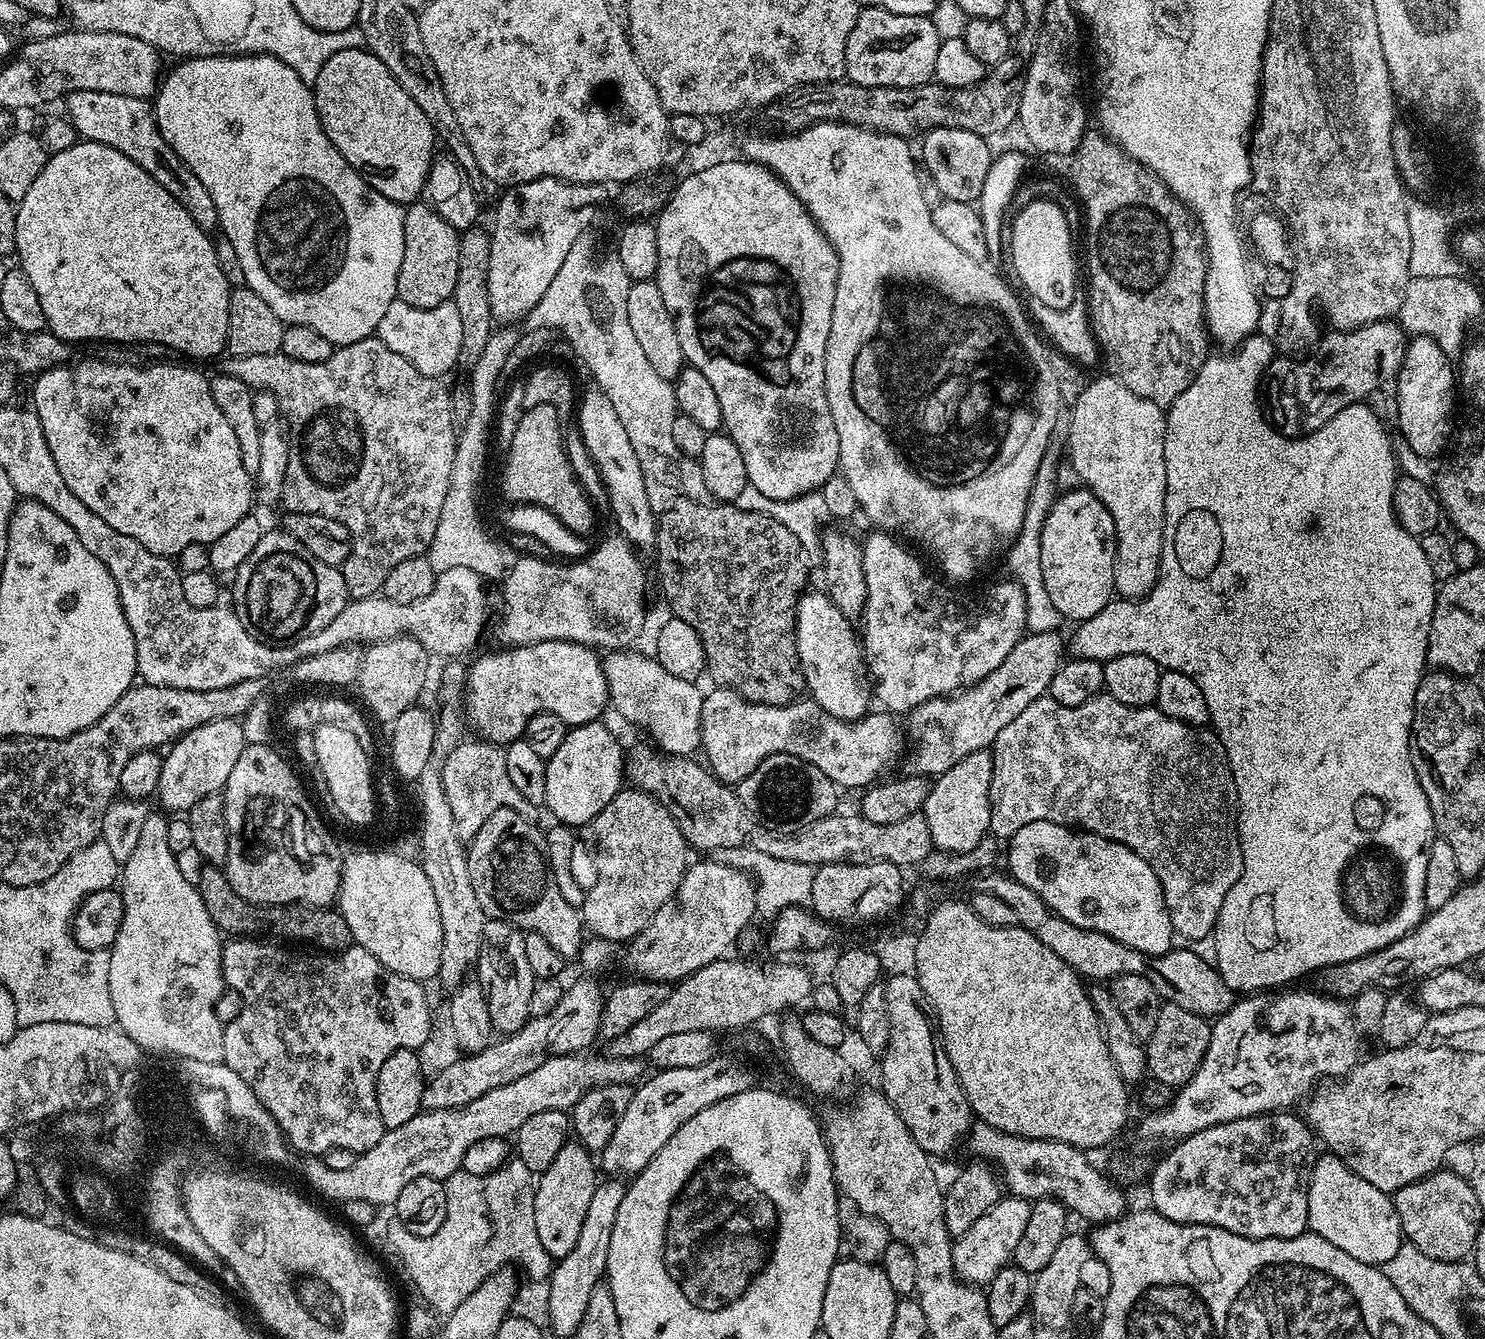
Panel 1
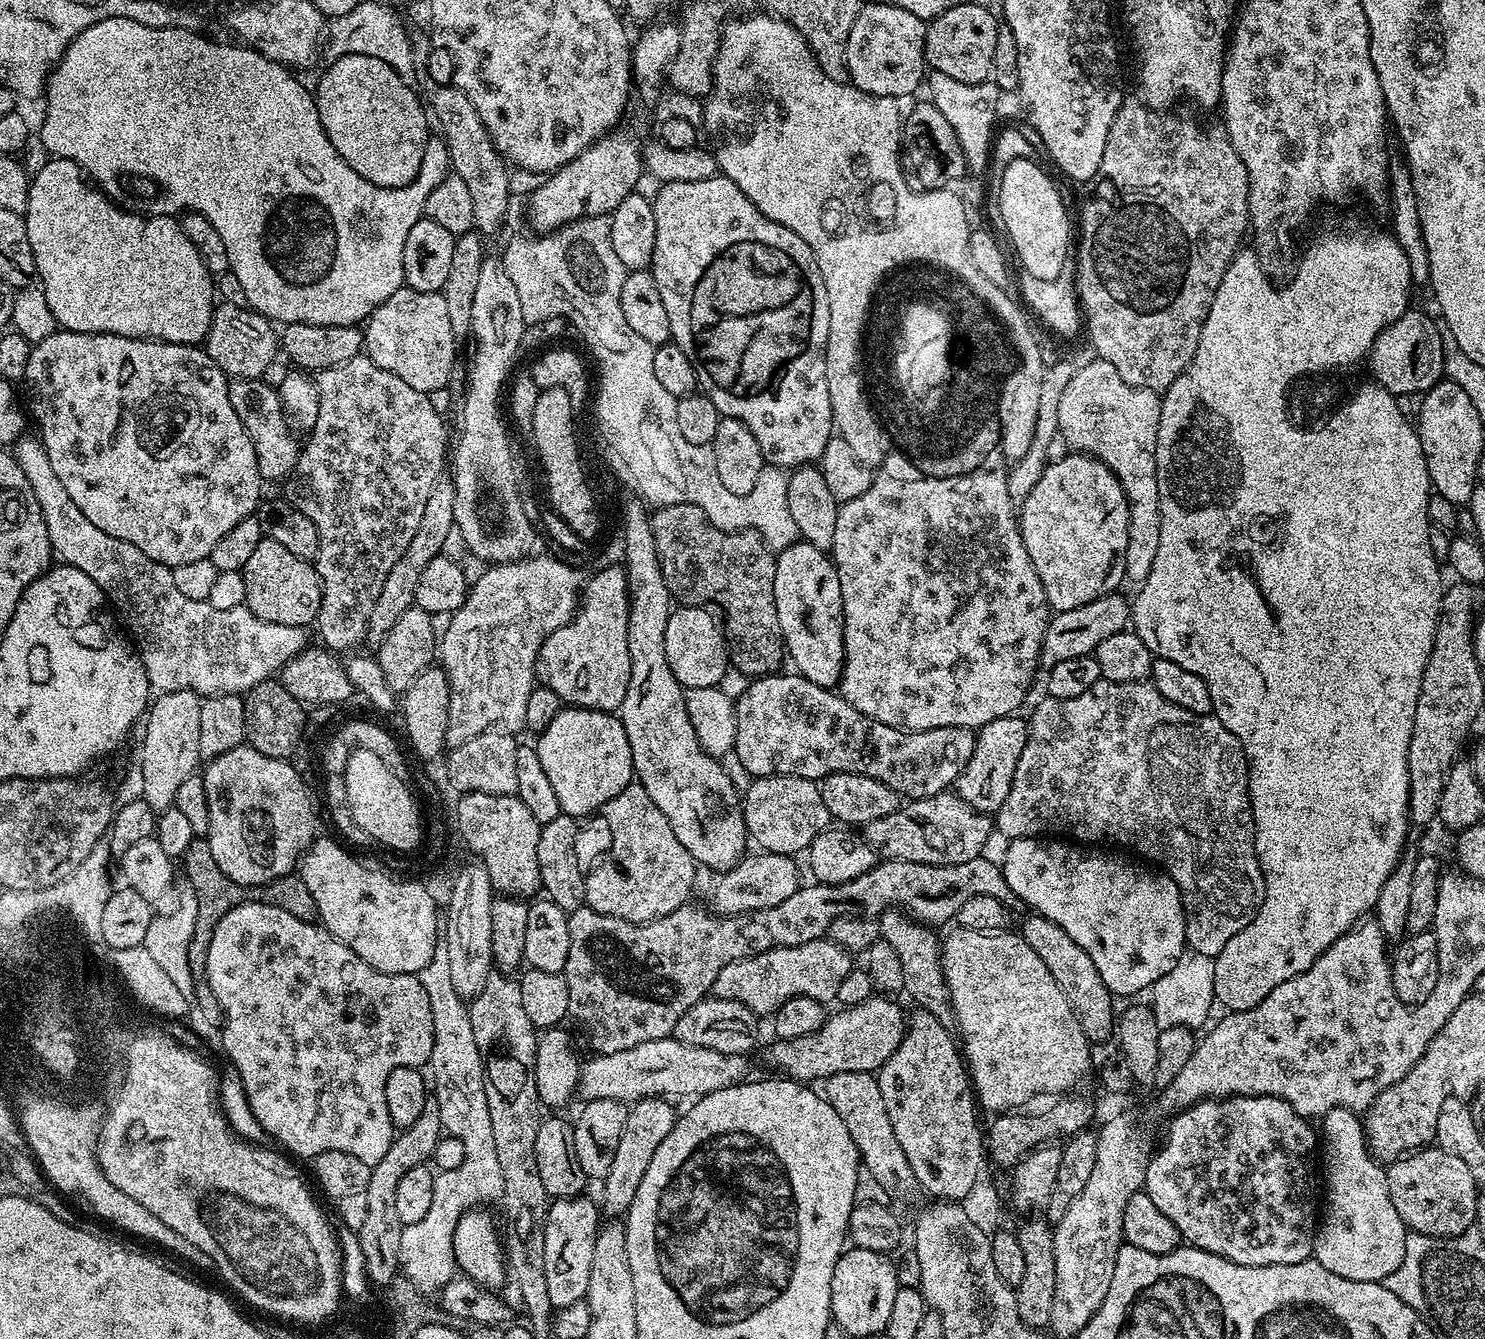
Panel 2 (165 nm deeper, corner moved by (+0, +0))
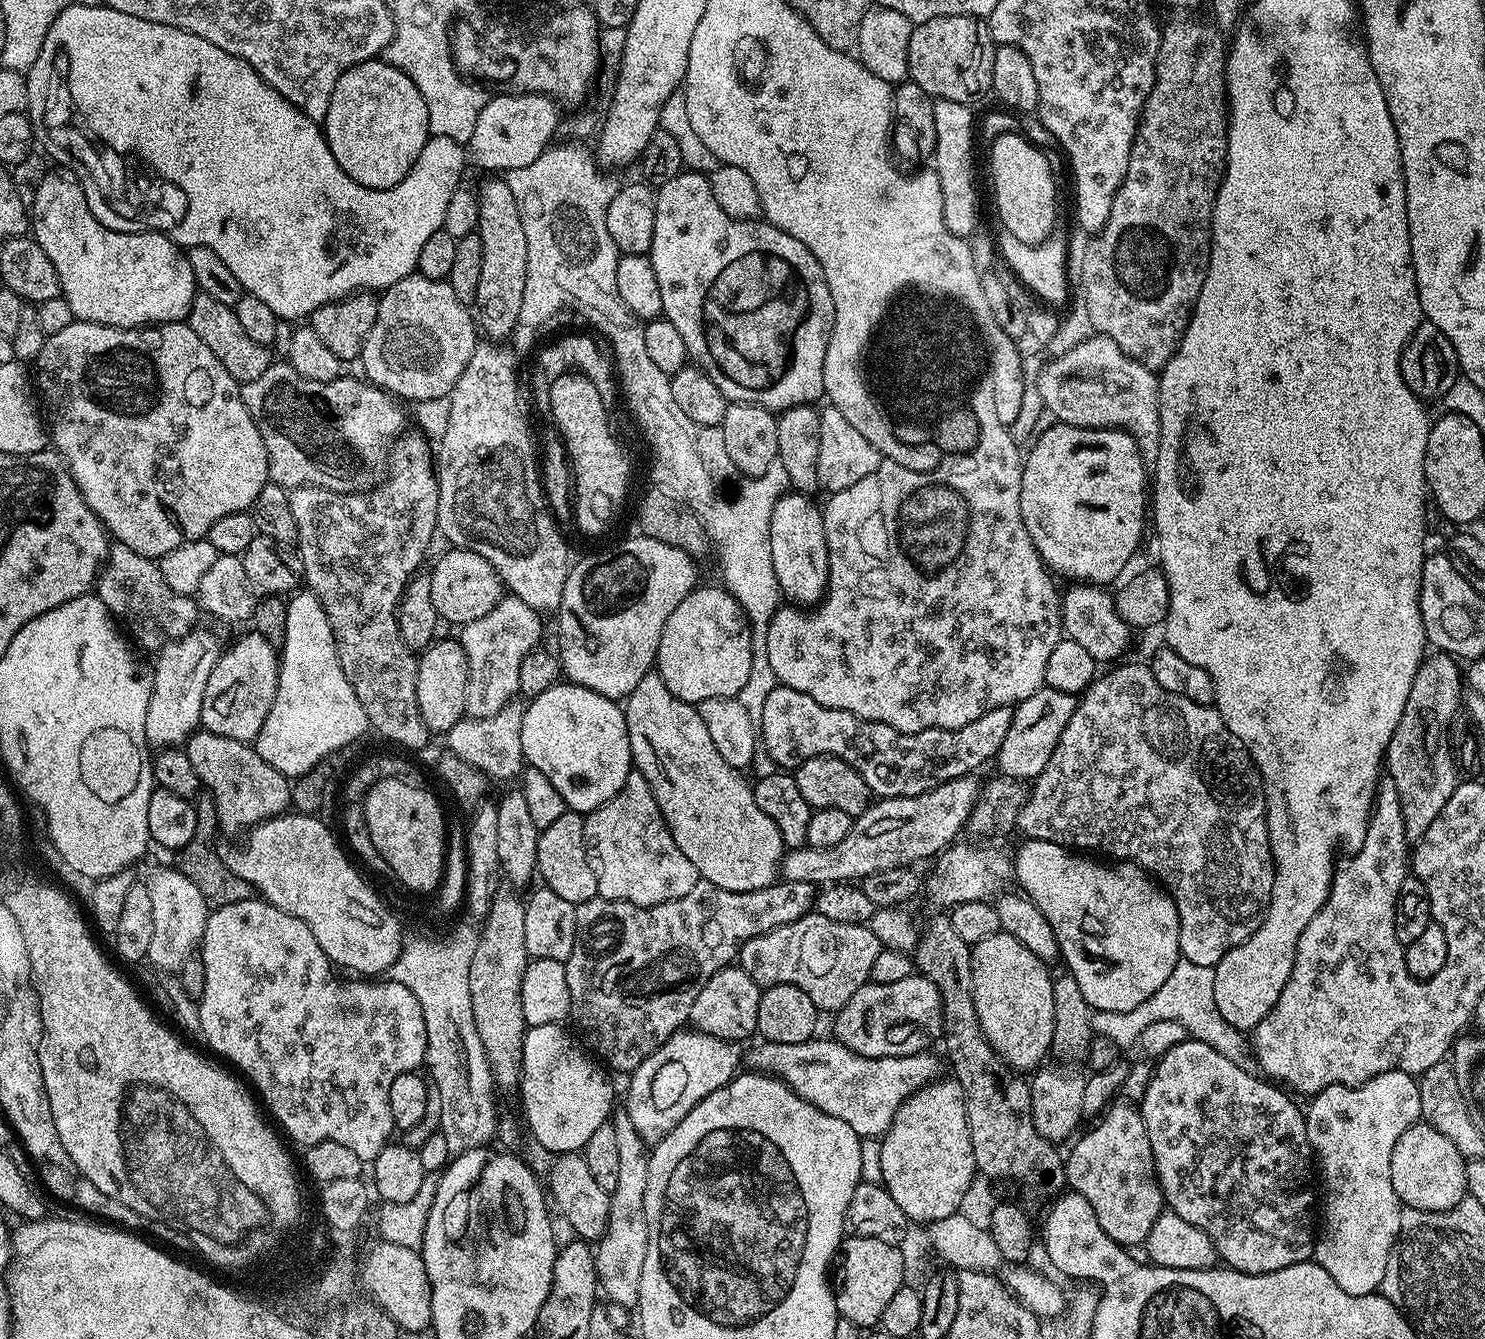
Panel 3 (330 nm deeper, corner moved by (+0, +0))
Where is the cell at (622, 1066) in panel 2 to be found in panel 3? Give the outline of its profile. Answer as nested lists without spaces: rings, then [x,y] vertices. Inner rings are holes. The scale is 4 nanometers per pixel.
[[[813,1038],[806,1042],[782,1042],[770,1044],[757,1043],[757,1048],[747,1049],[746,1064],[749,1069],[777,1076],[783,1084],[788,1085],[806,1102],[810,1102],[818,1110],[830,1114],[834,1118],[842,1118],[850,1130],[854,1130],[861,1138],[880,1138],[894,1122],[894,1114],[919,1088],[933,1083],[941,1075],[940,1060],[931,1056],[931,1051],[925,1050],[913,1056],[898,1058],[866,1058],[862,1054],[854,1054],[839,1040],[829,1038],[820,1040]]]

